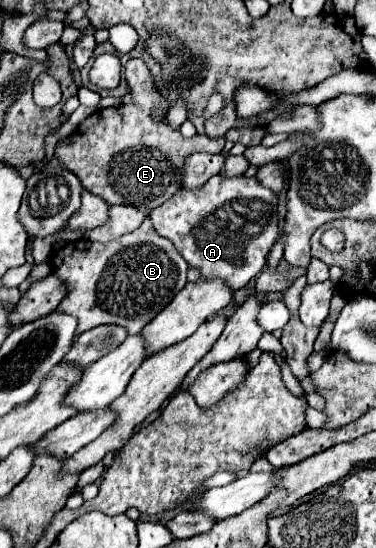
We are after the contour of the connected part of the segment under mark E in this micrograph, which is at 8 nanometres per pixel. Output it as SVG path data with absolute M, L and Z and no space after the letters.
M142 59L127 61L124 77L134 105L118 105L94 111L66 141L56 145L56 157L80 177L84 189L102 197L110 205L132 205L150 211L168 201L180 189L182 165L188 155L196 151L218 153L224 147L224 139L210 139L206 135L186 139L180 135L180 131L170 129L166 119L152 119L150 109L162 101L162 95L156 93L150 71Z

